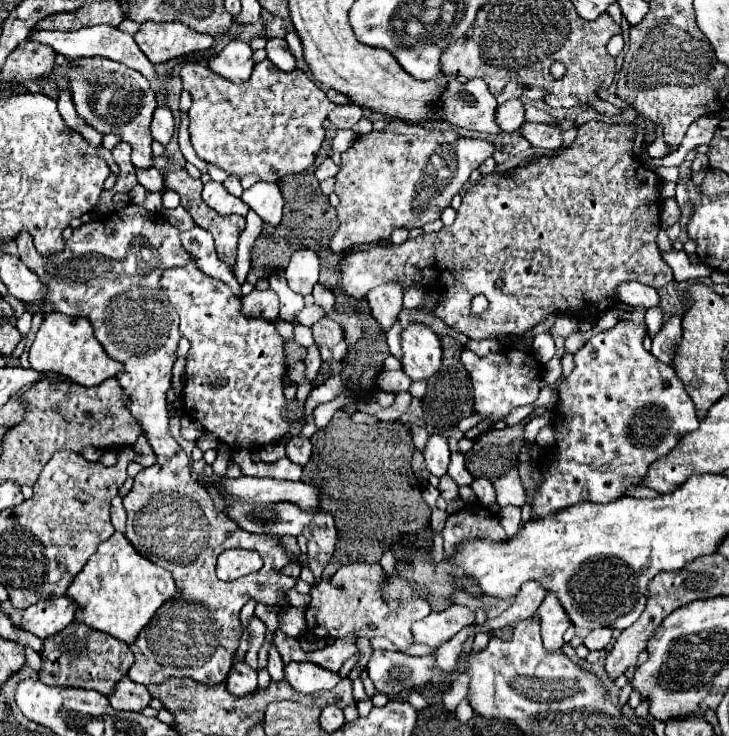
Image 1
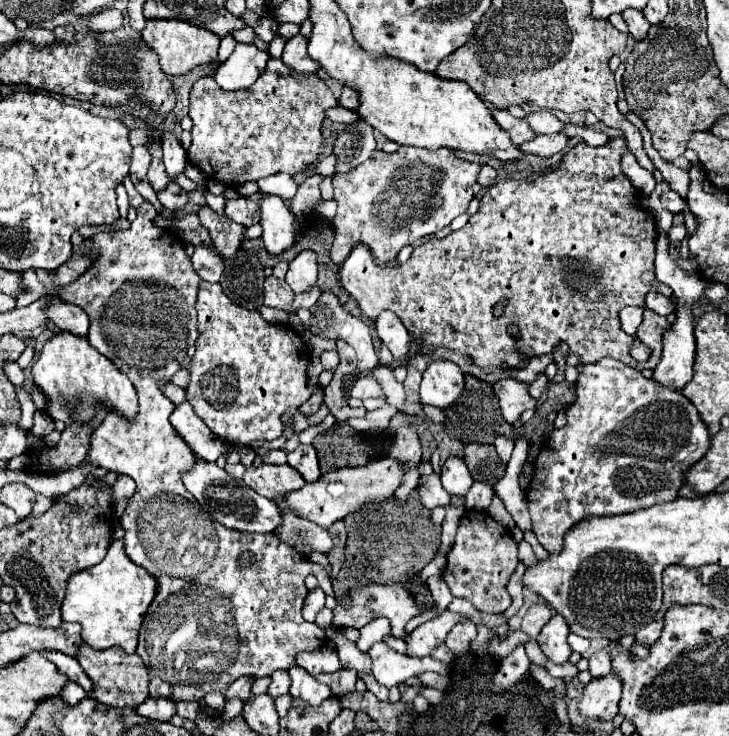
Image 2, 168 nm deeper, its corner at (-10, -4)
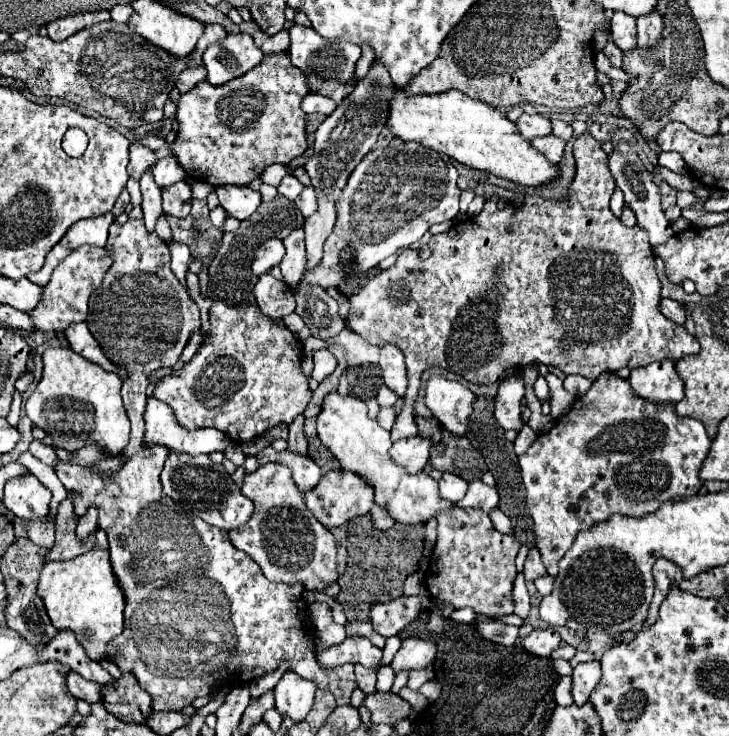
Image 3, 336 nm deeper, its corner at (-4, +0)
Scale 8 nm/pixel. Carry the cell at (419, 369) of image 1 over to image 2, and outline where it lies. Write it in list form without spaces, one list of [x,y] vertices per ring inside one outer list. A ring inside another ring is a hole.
[[[434,361],[428,365],[420,385],[422,405],[450,409],[464,391],[464,375],[452,361]]]

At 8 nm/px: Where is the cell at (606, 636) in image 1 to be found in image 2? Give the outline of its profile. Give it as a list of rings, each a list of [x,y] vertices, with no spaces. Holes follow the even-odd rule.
[[[610,647],[602,649],[602,651],[596,651],[590,657],[588,671],[590,671],[592,679],[600,679],[600,677],[606,677],[610,673]]]

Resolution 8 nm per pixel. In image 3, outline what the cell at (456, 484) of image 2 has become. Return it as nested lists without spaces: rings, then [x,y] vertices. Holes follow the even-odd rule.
[[[448,471],[442,473],[438,485],[440,485],[440,495],[444,499],[448,499],[448,501],[454,501],[454,503],[458,503],[464,497],[466,487],[468,487],[468,483],[464,479],[460,479],[460,477],[456,477],[456,475],[448,473]]]

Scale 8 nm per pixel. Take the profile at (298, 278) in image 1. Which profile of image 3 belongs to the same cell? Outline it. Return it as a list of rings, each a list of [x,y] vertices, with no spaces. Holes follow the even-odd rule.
[[[294,229],[286,239],[284,239],[284,247],[286,247],[286,255],[280,263],[282,269],[282,277],[284,281],[294,287],[300,283],[302,273],[304,273],[304,265],[306,265],[306,245],[304,245],[304,231],[302,229]]]

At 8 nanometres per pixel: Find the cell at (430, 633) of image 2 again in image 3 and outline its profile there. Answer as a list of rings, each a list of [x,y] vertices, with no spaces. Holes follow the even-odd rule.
[[[408,637],[402,641],[398,653],[394,655],[390,667],[394,671],[400,669],[424,669],[426,665],[430,665],[436,659],[436,645],[432,641],[426,639],[416,639],[416,637]]]

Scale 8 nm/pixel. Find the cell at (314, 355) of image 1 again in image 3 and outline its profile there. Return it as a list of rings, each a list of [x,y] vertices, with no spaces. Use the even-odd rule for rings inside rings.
[[[298,415],[294,423],[290,425],[290,435],[288,435],[288,449],[296,453],[306,453],[308,441],[304,435],[304,415]]]

